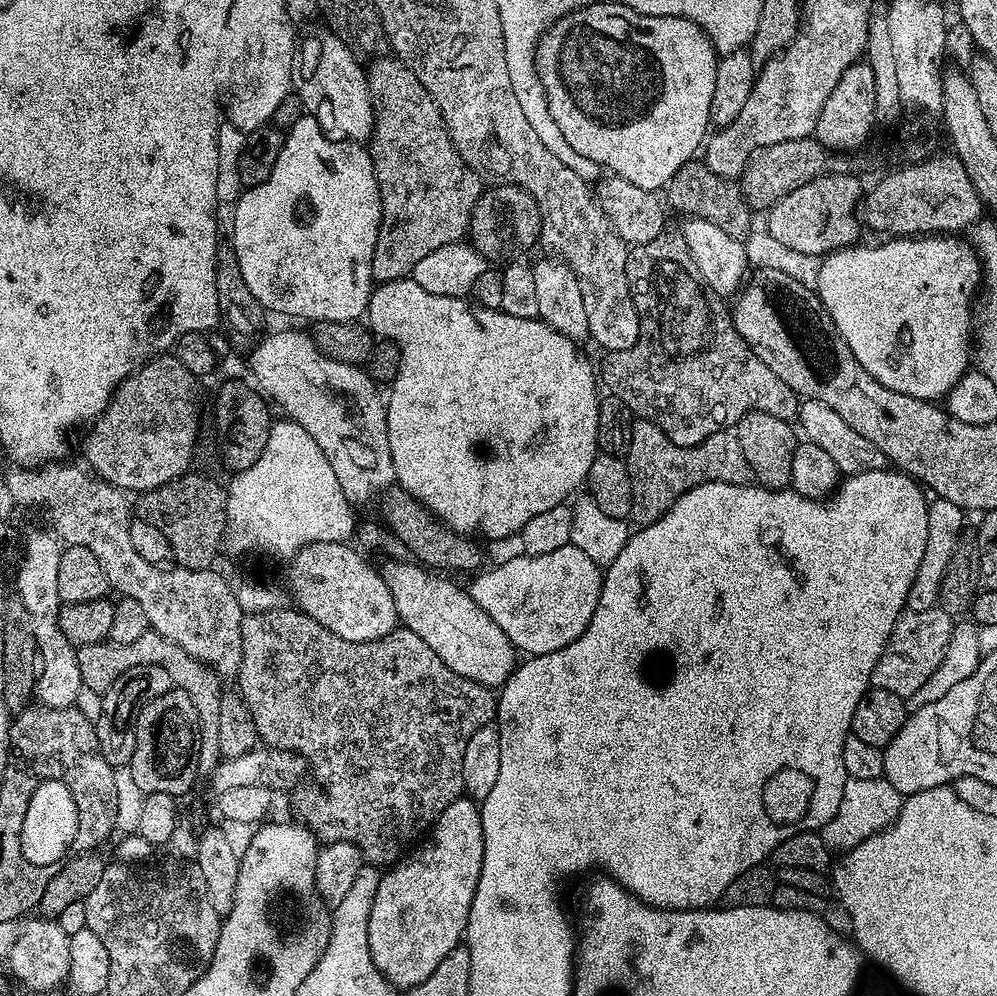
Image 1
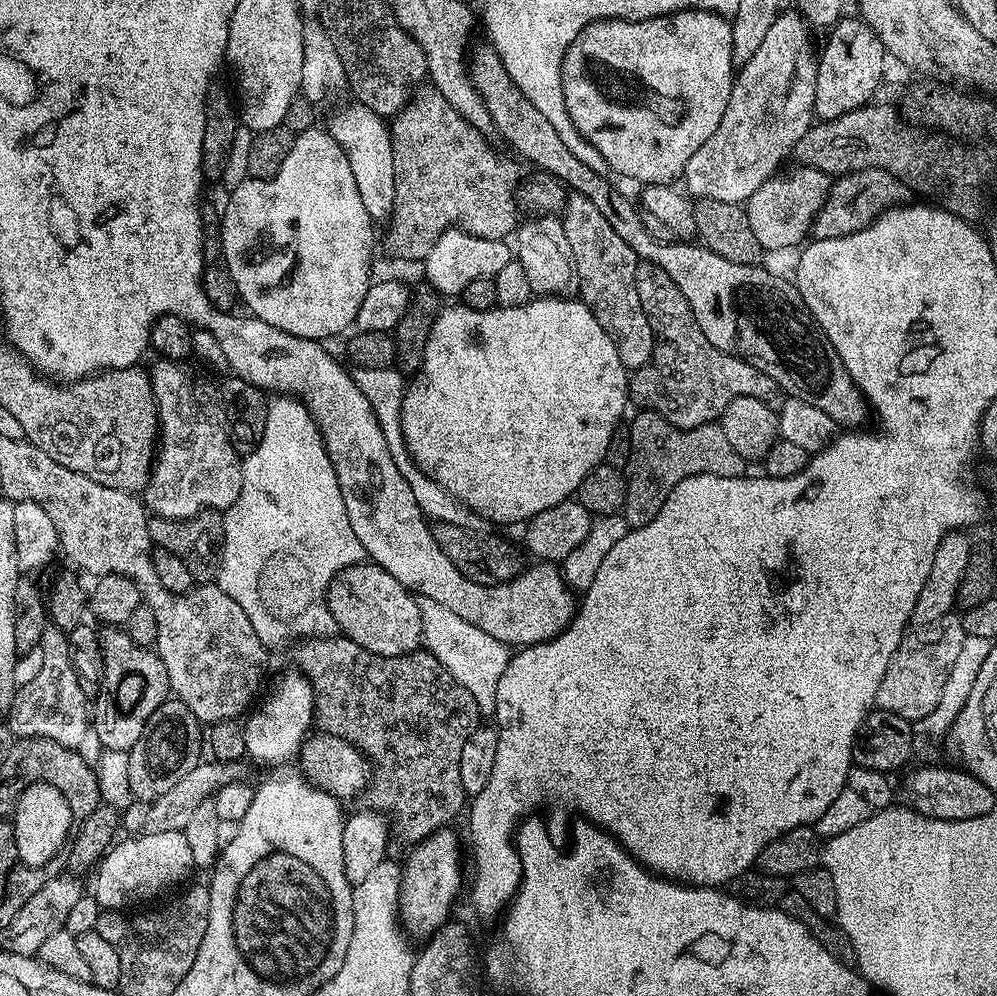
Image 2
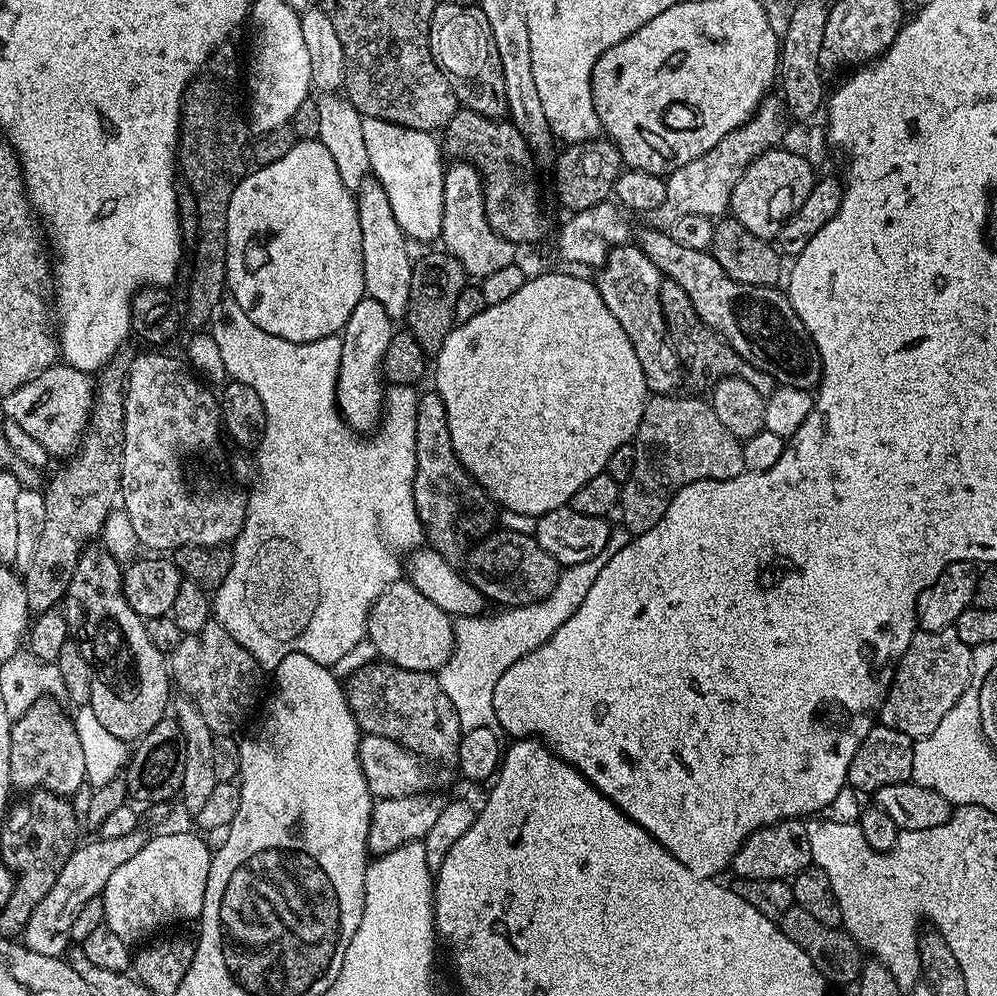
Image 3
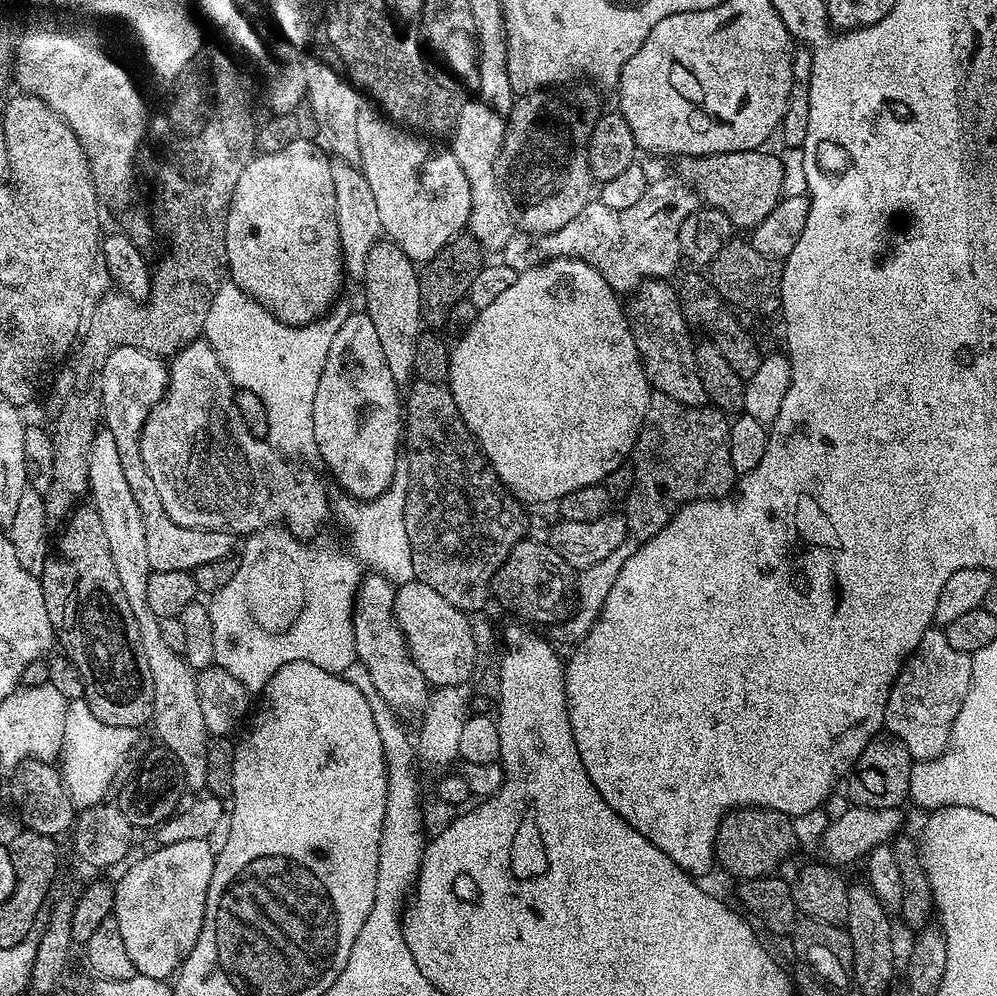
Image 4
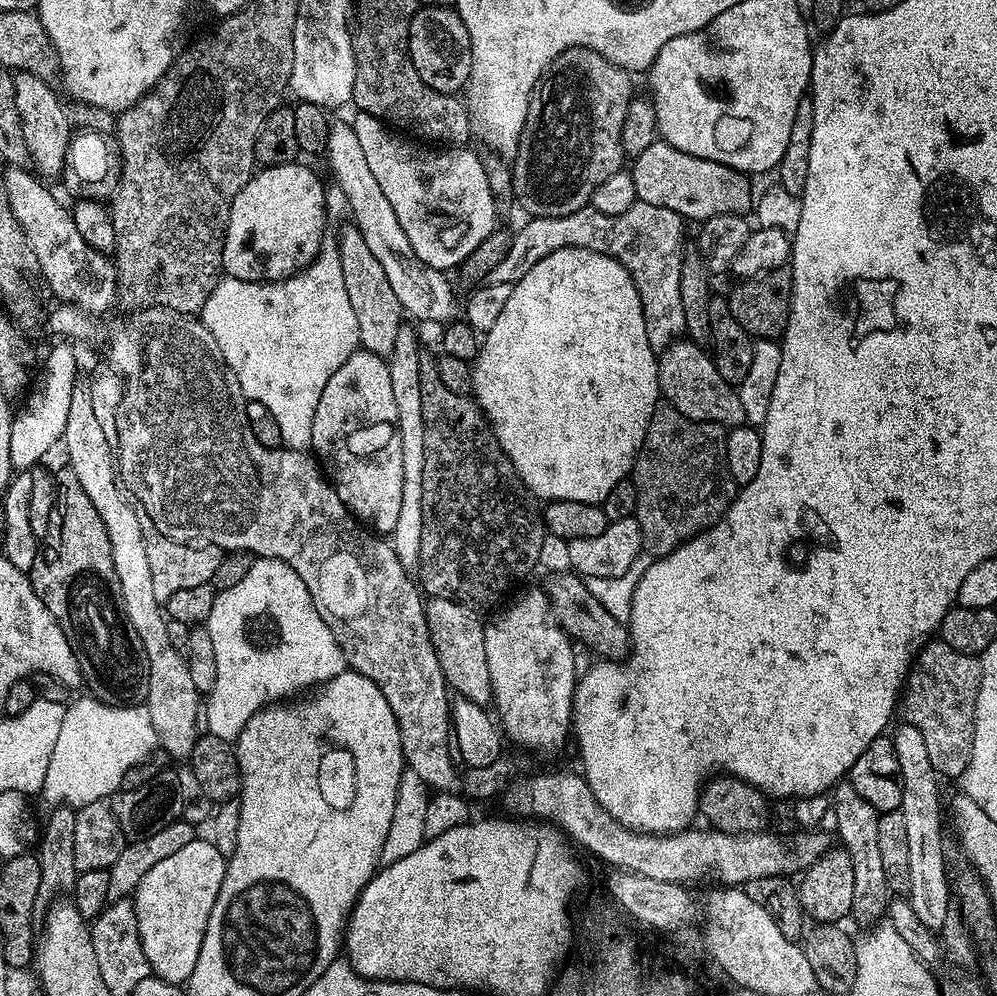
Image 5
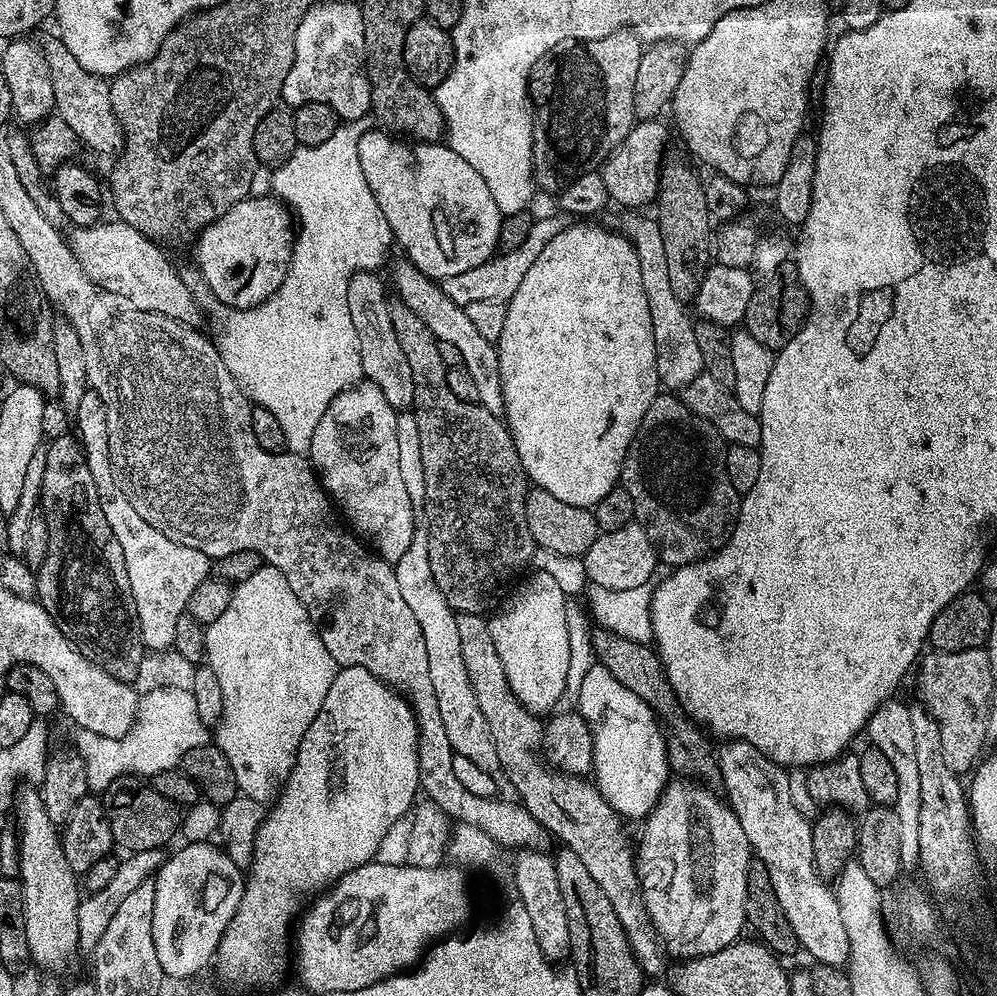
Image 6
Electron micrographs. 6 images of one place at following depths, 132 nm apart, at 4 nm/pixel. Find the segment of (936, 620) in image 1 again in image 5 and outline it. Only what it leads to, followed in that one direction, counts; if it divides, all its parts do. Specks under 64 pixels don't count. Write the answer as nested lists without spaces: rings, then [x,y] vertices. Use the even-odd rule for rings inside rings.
[[[939,638],[921,648],[904,679],[898,701],[899,711],[904,711],[903,723],[914,726],[914,730],[922,734],[922,742],[926,742],[926,754],[930,754],[930,762],[941,777],[958,778],[968,765],[979,681],[979,659],[946,646]]]

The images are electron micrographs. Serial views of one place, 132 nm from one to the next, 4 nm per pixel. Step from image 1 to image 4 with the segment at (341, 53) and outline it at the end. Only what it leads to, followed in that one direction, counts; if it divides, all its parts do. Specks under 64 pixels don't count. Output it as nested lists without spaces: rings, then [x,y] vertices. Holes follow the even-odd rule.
[[[378,243],[370,252],[364,286],[364,300],[368,303],[366,311],[370,322],[374,322],[374,330],[378,333],[390,374],[394,374],[397,385],[407,385],[416,370],[416,343],[422,335],[420,272],[417,265],[406,254],[402,254],[398,245]]]

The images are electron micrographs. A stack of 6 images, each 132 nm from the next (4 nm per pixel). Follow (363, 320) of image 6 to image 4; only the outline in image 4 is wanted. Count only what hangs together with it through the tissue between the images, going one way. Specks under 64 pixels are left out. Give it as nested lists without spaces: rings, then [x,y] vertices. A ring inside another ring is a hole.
[[[333,159],[330,175],[334,177],[334,202],[338,214],[338,236],[342,259],[344,259],[344,270],[351,279],[353,276],[360,282],[367,274],[370,252],[382,240],[378,206],[374,202],[374,190],[370,190],[370,182],[366,182],[363,171],[355,163],[347,160]]]

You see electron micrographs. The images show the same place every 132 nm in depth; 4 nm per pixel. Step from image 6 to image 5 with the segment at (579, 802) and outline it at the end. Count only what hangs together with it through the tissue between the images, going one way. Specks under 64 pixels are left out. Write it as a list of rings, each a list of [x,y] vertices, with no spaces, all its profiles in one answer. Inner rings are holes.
[[[431,597],[424,605],[424,614],[428,623],[428,637],[432,639],[434,650],[438,654],[440,669],[444,675],[444,683],[457,697],[469,700],[481,706],[493,703],[492,683],[490,682],[490,666],[486,663],[486,638],[484,637],[483,619],[479,620],[473,609],[450,602],[446,598]]]

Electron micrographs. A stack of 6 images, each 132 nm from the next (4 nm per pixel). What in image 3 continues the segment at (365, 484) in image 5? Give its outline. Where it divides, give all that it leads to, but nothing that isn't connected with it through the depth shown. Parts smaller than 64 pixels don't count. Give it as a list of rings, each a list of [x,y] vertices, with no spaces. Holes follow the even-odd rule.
[[[365,298],[358,302],[358,306],[354,306],[354,314],[350,314],[342,333],[342,362],[338,366],[336,407],[344,417],[344,423],[357,434],[368,434],[379,428],[384,415],[386,388],[382,383],[382,365],[392,341],[392,324],[393,317],[388,316],[378,302]]]

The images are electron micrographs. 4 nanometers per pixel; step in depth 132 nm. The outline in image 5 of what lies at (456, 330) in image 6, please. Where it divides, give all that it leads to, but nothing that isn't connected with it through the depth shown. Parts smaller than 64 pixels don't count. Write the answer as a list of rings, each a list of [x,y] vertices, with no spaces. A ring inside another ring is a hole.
[[[333,123],[328,129],[328,168],[340,187],[347,211],[352,211],[354,227],[366,238],[366,246],[386,274],[386,282],[390,282],[394,295],[398,297],[401,309],[408,312],[416,320],[440,320],[448,322],[457,315],[458,300],[452,293],[452,284],[441,269],[430,266],[414,254],[414,246],[410,246],[410,238],[406,238],[406,230],[398,223],[398,218],[391,208],[386,194],[382,194],[382,186],[378,186],[366,157],[362,155],[362,146],[358,143],[358,134],[354,134],[351,123]]]

